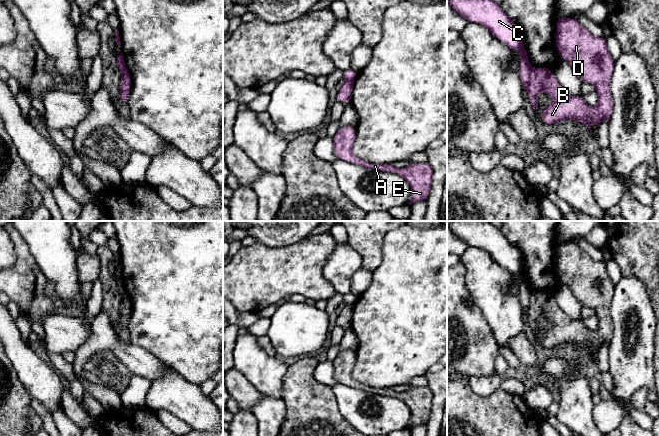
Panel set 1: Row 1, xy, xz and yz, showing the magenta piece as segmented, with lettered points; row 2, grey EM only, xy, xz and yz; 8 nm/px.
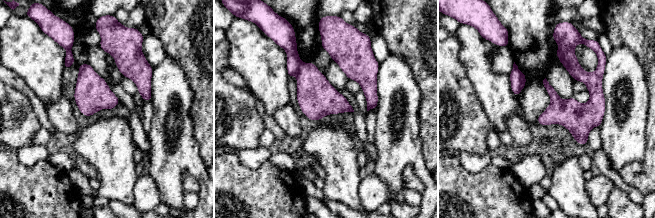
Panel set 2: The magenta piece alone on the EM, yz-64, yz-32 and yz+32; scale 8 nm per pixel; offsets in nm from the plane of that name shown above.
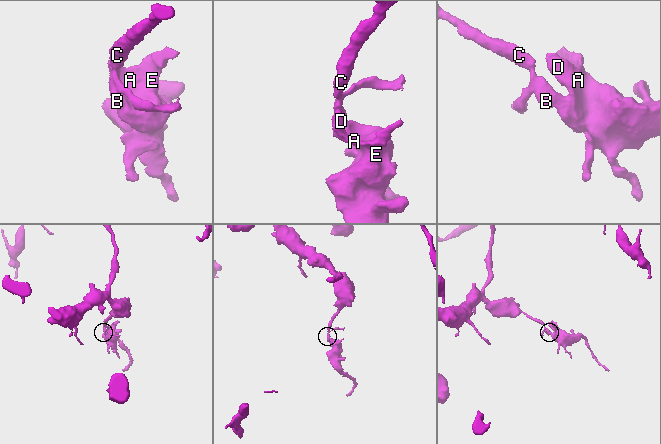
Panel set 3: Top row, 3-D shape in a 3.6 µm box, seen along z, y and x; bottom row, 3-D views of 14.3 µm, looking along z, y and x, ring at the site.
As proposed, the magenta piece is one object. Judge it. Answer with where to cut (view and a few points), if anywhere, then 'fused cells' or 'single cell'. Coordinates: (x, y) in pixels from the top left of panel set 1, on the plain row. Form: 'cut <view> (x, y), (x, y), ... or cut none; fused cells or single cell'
cut yz (532, 292), (526, 312); fused cells

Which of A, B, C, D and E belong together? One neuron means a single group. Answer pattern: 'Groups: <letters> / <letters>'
Groups: A B D E / C

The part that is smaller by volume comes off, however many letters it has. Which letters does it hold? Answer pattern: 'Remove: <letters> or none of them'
Remove: A, B, D, E

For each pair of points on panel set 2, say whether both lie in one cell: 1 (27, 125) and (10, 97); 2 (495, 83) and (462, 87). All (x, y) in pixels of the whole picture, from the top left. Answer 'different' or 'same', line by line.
1: same
2: different

